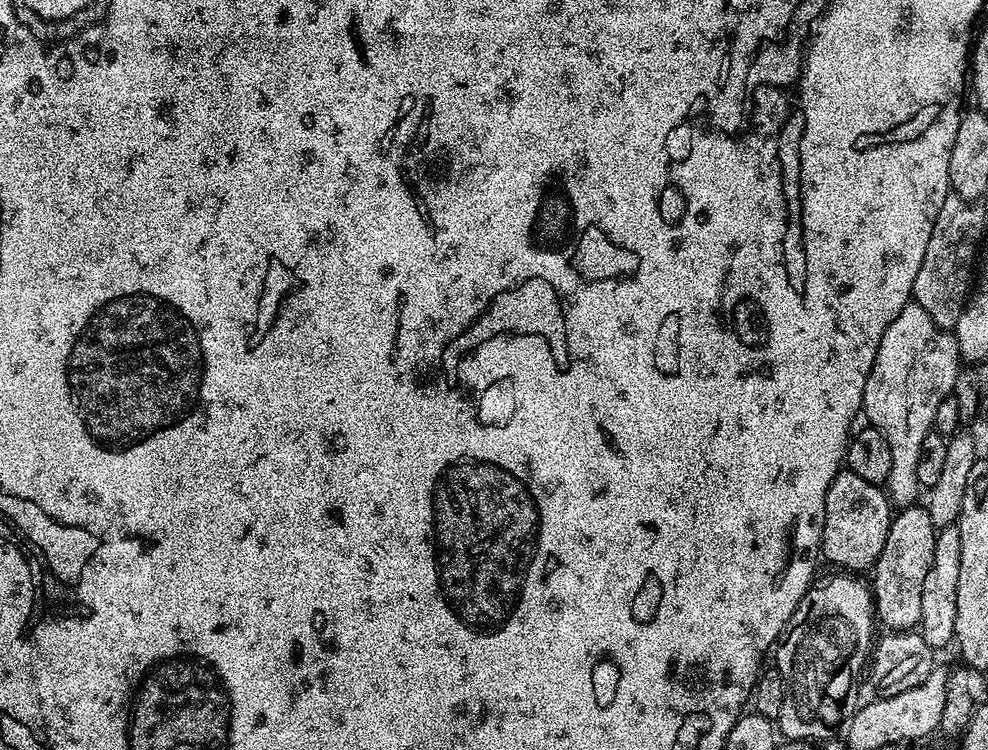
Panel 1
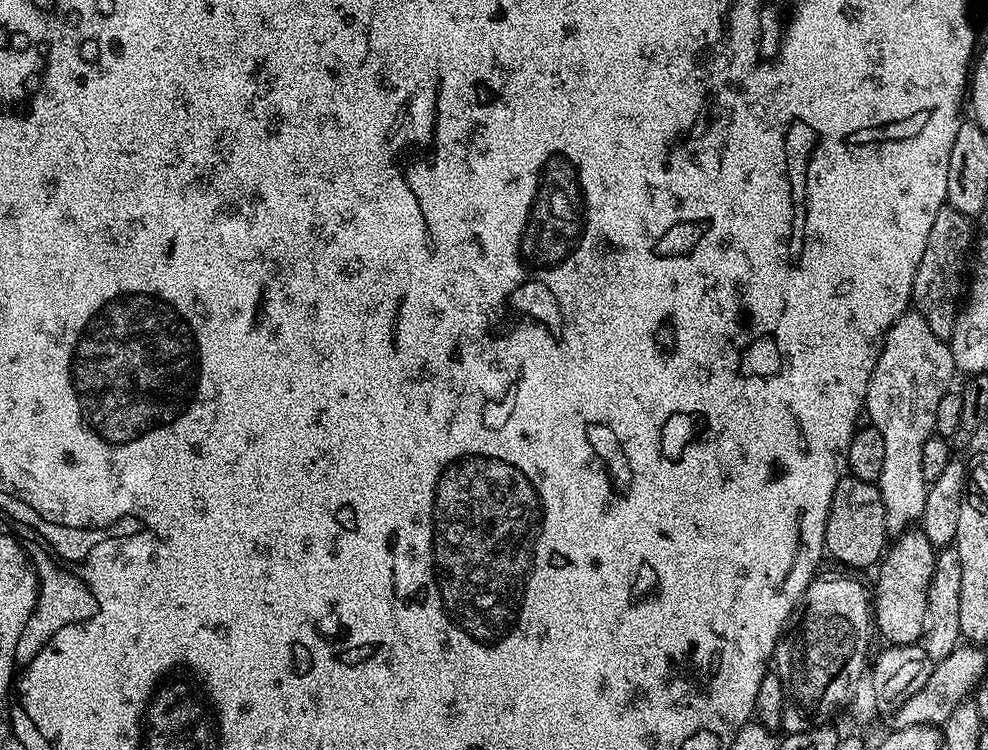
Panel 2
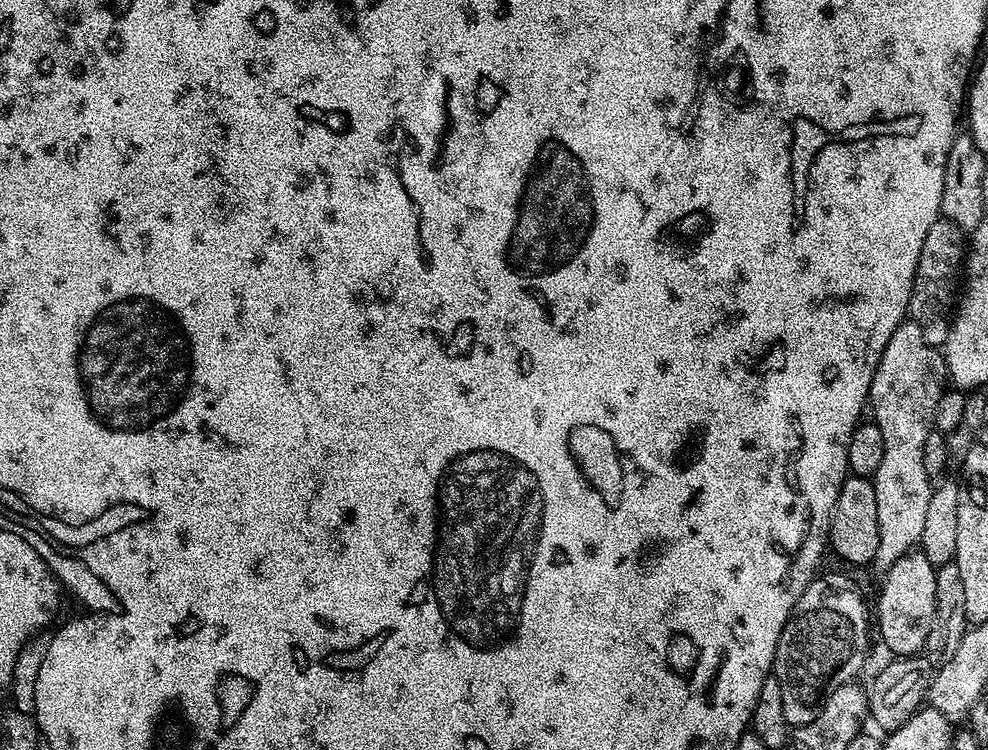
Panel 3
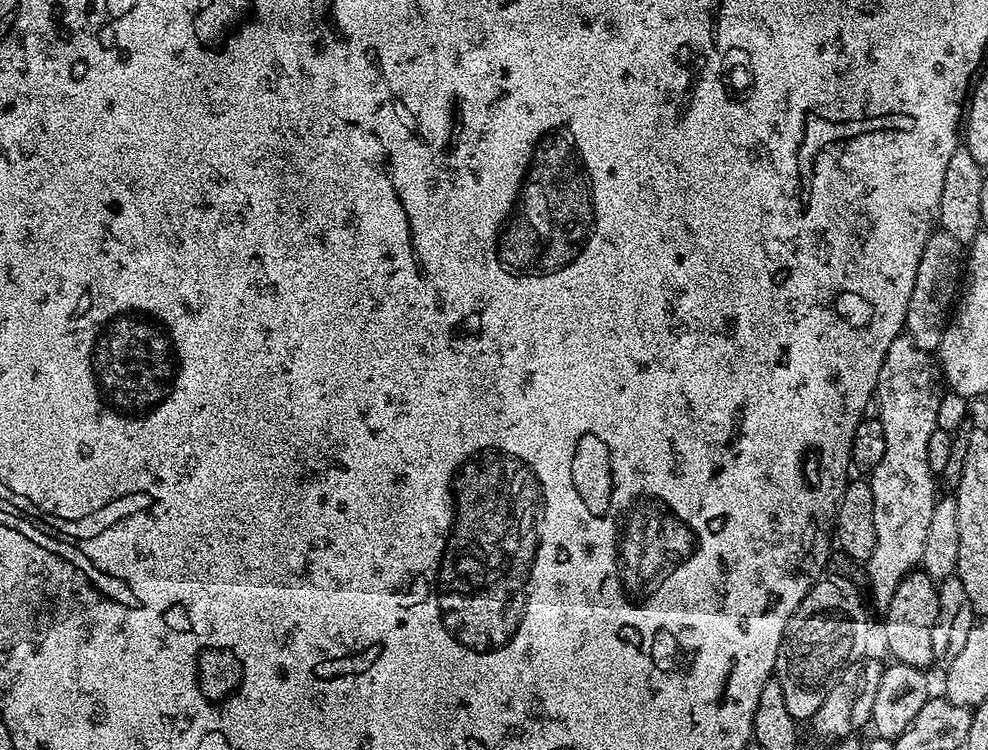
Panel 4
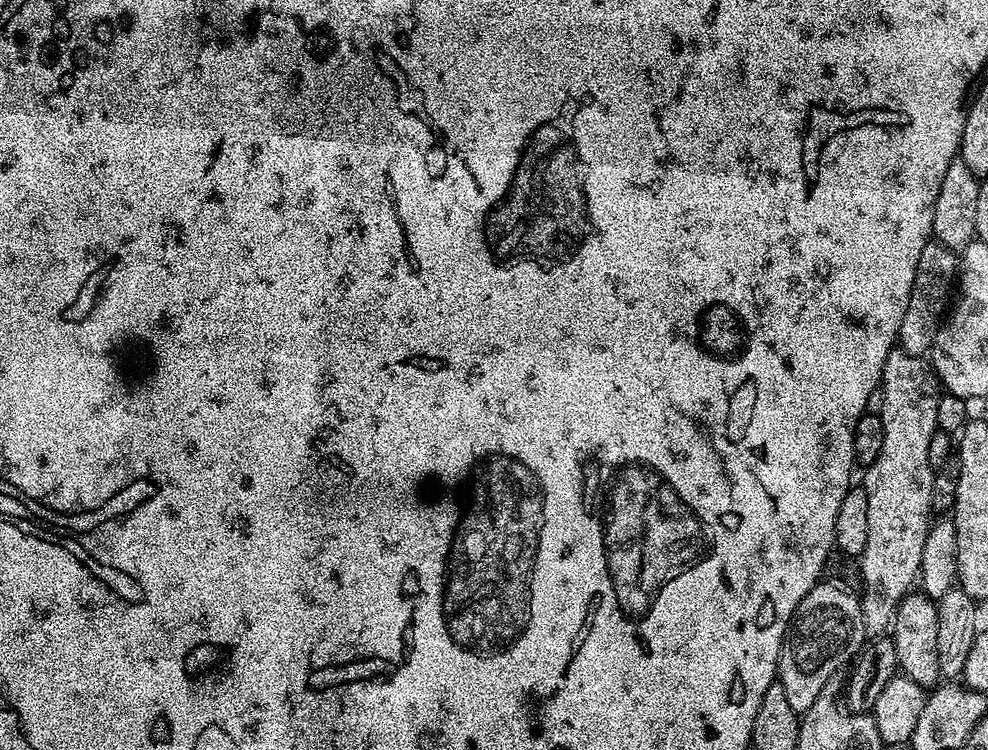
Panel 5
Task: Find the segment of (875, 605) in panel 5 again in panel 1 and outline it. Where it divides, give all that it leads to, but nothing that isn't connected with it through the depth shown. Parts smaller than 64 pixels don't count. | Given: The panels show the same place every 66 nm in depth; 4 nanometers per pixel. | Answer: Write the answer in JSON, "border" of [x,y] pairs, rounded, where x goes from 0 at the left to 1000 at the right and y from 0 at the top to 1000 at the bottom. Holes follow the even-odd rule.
{"border":[[[921,403],[897,435],[897,445],[893,445],[893,456],[889,461],[889,472],[885,477],[885,488],[877,504],[877,520],[874,521],[873,553],[879,553],[878,564],[890,573],[893,584],[901,595],[901,632],[897,647],[898,660],[902,671],[907,675],[923,675],[928,671],[927,660],[933,656],[929,643],[929,605],[933,600],[933,584],[937,584],[939,577],[945,571],[945,552],[949,547],[949,540],[965,527],[967,507],[974,492],[972,468],[967,447],[961,439],[951,437],[925,403]]]}

